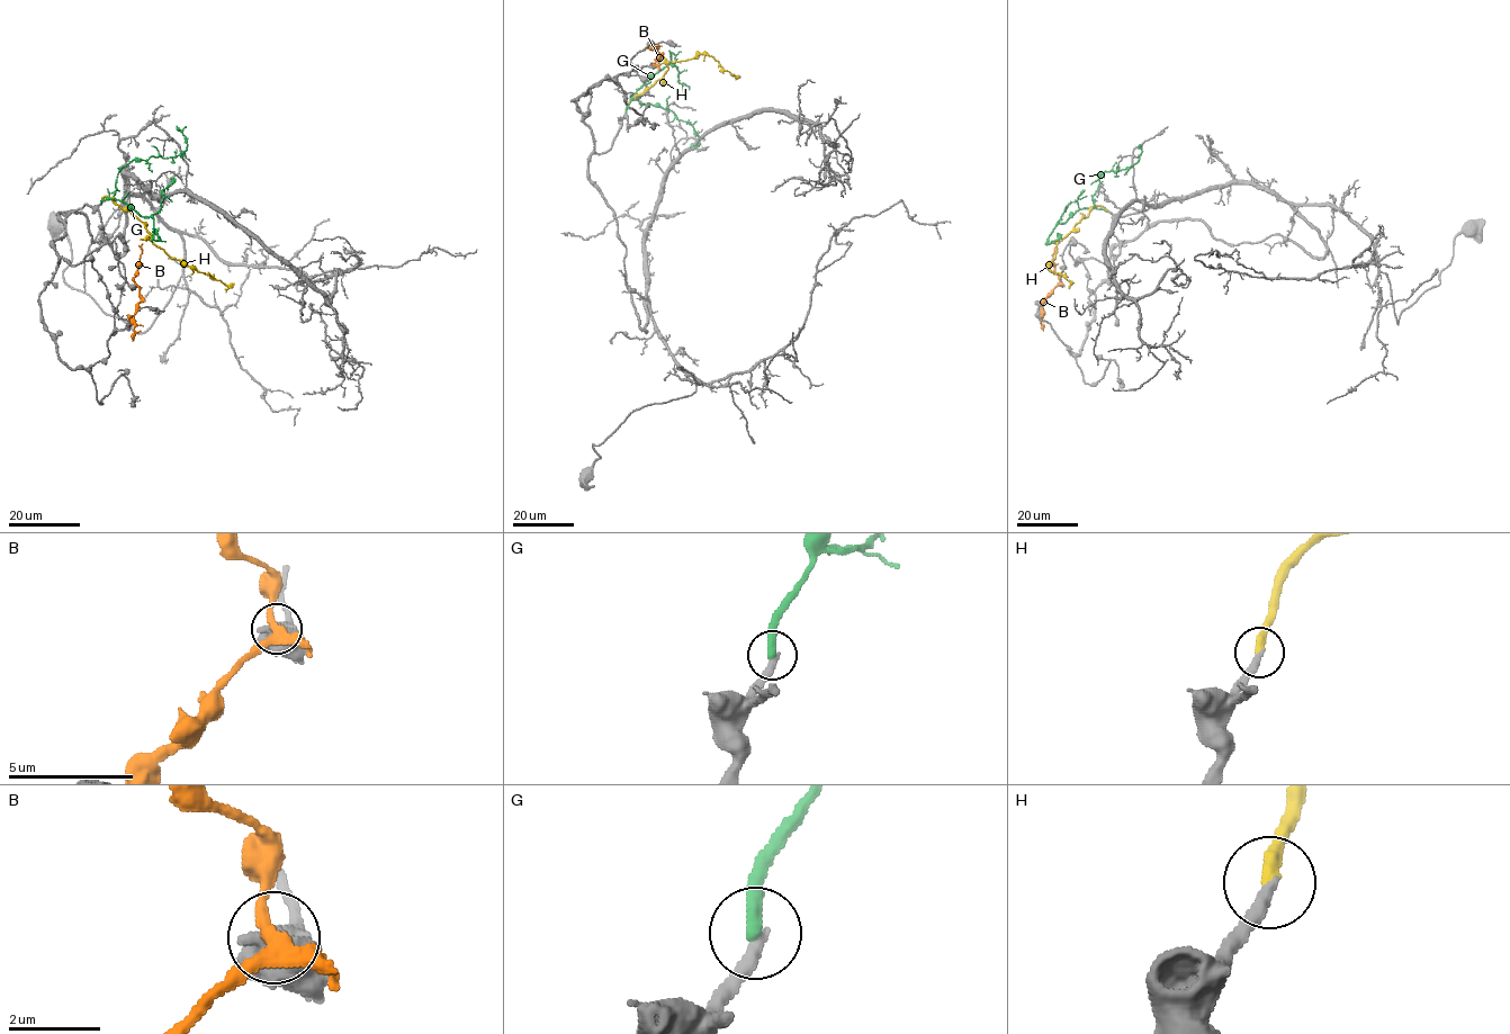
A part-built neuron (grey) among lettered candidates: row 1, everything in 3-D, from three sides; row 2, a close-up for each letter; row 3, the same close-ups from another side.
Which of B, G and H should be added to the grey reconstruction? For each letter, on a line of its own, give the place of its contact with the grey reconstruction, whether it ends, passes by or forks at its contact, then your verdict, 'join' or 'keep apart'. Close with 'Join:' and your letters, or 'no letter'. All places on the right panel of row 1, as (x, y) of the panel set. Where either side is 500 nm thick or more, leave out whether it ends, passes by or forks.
B: meets grey at (1060, 282); keep apart
G: meets grey at (1107, 212); it passes by; keep apart
H: meets grey at (1107, 210); it ends there; join
Join: H

